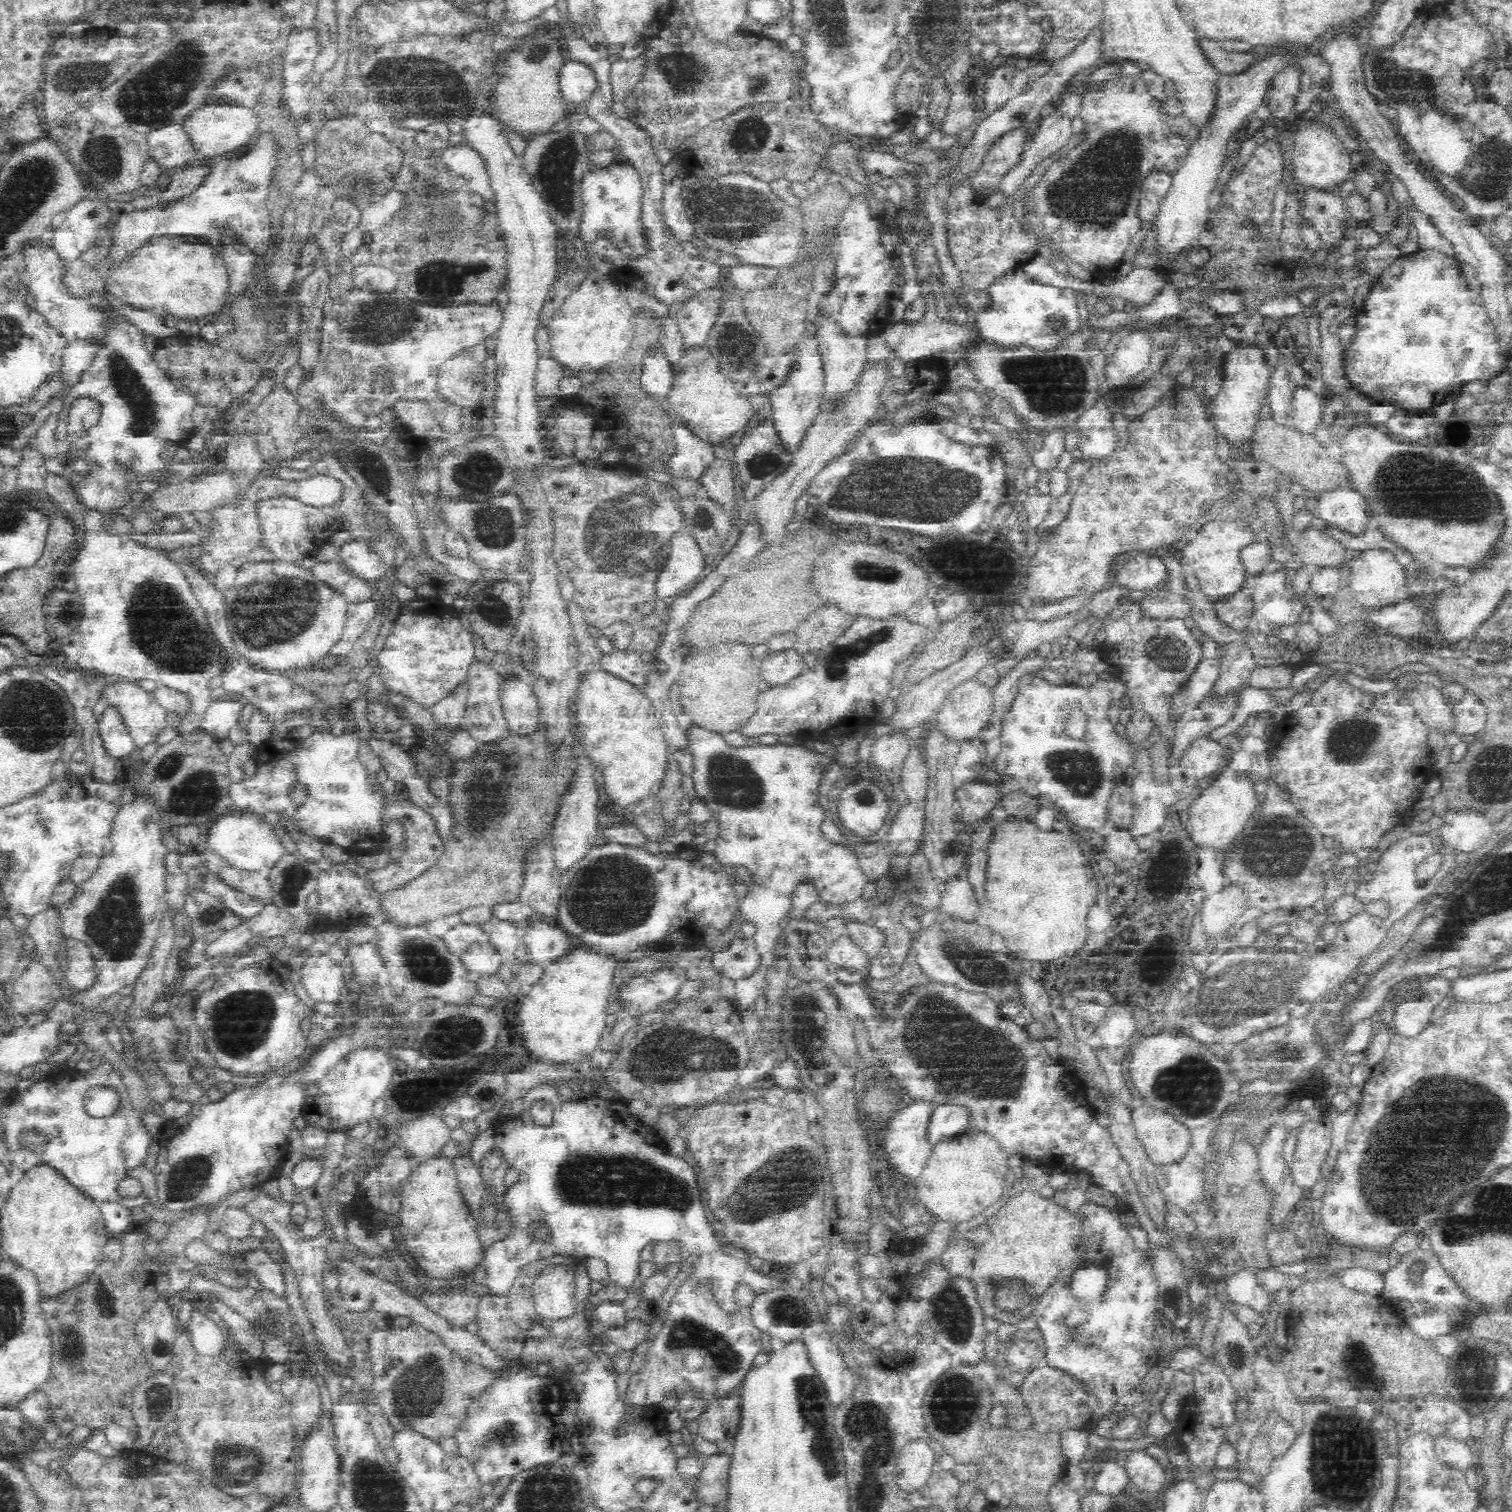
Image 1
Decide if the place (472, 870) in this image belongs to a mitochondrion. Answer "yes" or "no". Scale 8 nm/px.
no

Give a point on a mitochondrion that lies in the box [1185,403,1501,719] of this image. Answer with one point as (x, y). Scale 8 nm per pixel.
(1403, 491)

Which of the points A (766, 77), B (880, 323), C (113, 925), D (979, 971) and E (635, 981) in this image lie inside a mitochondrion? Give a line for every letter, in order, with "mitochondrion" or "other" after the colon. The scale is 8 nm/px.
A: other
B: other
C: mitochondrion
D: mitochondrion
E: other

